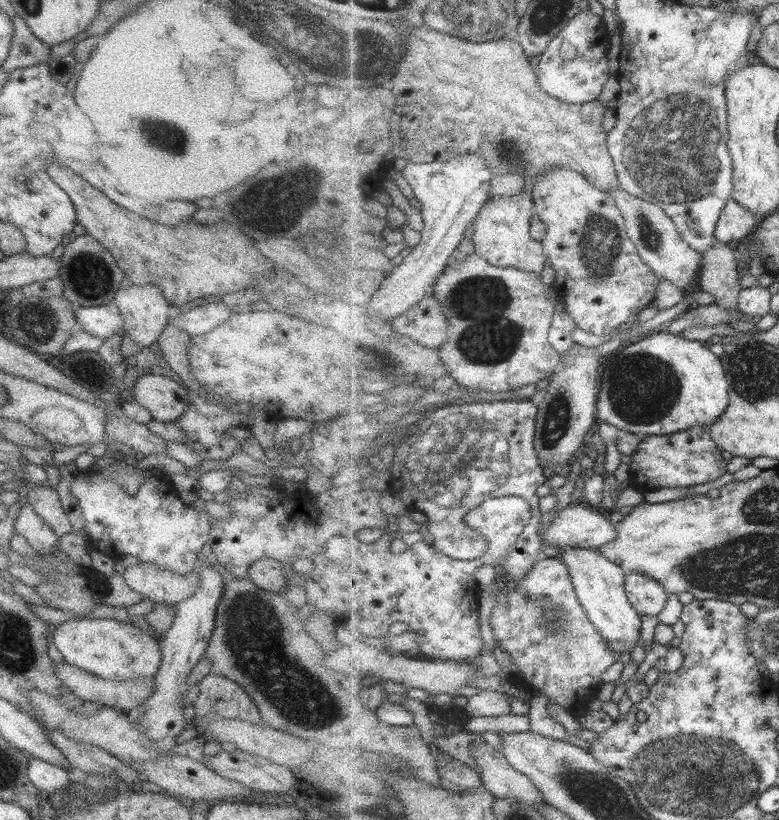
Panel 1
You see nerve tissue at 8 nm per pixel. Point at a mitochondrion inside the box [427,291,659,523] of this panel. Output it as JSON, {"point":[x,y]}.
{"point":[555,422]}

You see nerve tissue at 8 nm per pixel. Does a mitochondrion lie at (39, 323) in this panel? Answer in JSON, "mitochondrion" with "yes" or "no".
{"mitochondrion":"yes"}

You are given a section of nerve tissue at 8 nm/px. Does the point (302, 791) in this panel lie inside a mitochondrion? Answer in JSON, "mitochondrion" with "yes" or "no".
{"mitochondrion":"no"}

